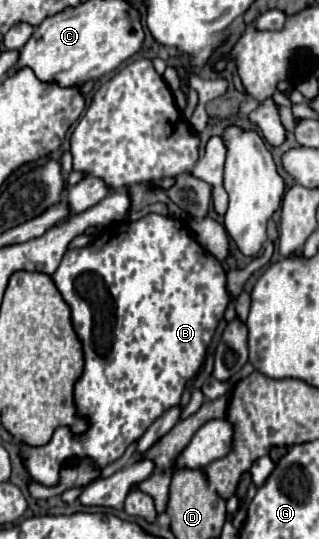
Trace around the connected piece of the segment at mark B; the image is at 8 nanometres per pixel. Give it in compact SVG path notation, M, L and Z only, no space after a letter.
M150 213L138 221L122 221L118 223L118 229L106 229L102 233L102 237L94 239L90 245L86 247L74 247L74 249L68 249L66 255L62 257L62 263L60 267L54 271L52 275L58 291L62 293L64 301L70 305L72 309L72 325L74 325L74 331L78 335L78 341L82 343L82 353L84 353L84 371L80 375L80 379L76 381L74 385L74 405L76 405L76 415L86 419L88 423L88 429L84 433L74 433L70 427L58 427L52 435L52 439L42 445L42 447L30 447L30 445L20 445L20 459L22 459L22 465L24 469L30 473L30 477L36 481L36 483L42 483L46 487L54 487L60 483L60 469L64 467L64 463L72 461L72 459L82 459L82 457L88 457L96 469L102 469L110 463L114 463L116 459L120 459L124 455L124 451L134 443L138 441L144 431L168 409L176 407L180 403L180 397L186 389L186 383L192 379L192 375L198 371L198 367L202 365L204 357L206 357L206 351L208 351L208 345L212 341L212 335L218 327L218 321L224 317L224 311L230 303L230 295L228 295L228 289L226 289L226 269L224 265L212 255L208 253L206 249L202 249L198 245L198 241L194 241L194 235L190 233L190 227L186 223L180 223L178 219L174 217L162 217L162 215L156 215L156 213Z

